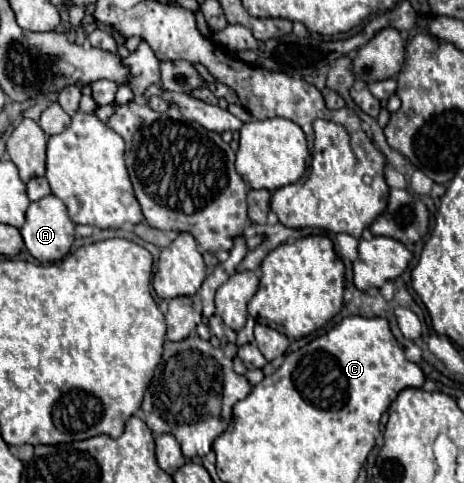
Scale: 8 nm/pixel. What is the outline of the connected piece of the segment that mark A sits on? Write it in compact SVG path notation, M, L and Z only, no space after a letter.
M47 195L29 205L25 225L21 227L21 235L25 239L25 247L37 261L55 263L61 261L71 251L71 245L75 241L75 223L69 219L63 201L55 195Z

